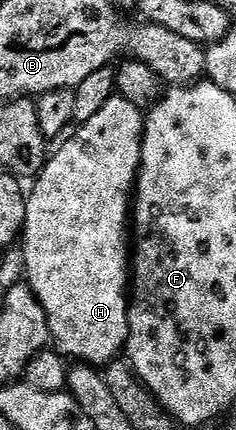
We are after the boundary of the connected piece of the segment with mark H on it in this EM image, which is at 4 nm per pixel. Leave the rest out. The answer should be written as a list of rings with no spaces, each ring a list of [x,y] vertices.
[[[112,96],[97,115],[80,124],[79,130],[48,156],[34,178],[35,186],[29,189],[21,246],[31,275],[30,284],[47,311],[51,336],[59,353],[96,367],[116,360],[127,344],[129,214],[139,164],[143,161],[144,128],[144,110],[125,97]]]

